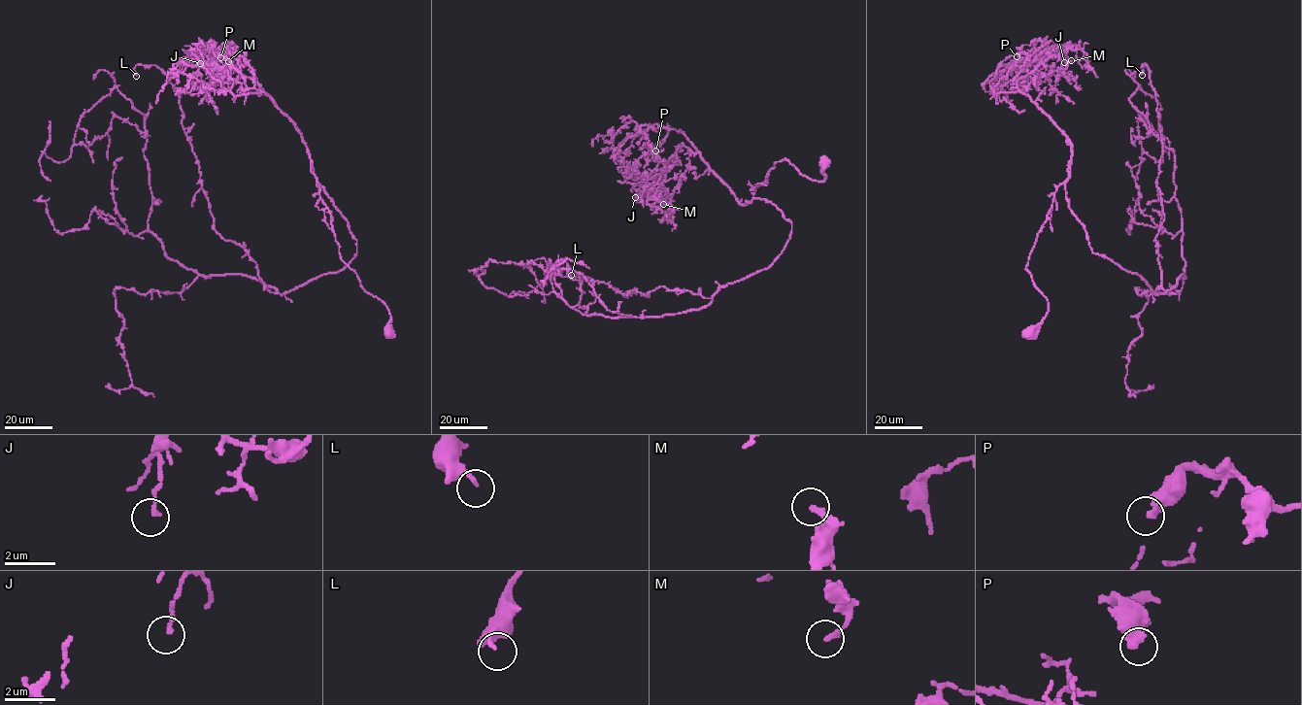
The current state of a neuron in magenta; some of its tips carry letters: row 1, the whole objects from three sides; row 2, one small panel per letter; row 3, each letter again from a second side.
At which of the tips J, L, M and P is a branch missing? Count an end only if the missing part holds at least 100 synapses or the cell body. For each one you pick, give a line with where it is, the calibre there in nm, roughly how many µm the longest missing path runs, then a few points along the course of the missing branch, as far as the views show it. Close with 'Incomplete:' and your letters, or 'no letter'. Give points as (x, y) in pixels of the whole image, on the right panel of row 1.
Incomplete: no letter

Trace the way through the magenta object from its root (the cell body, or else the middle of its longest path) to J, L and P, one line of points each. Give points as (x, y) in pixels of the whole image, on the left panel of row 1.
J: (388, 333), (388, 308), (341, 258), (301, 133), (267, 94), (248, 87), (229, 60), (205, 51), (200, 63)
L: (388, 333), (318, 184), (356, 253), (283, 293), (265, 286), (214, 228), (180, 94), (155, 65), (136, 76)
P: (388, 333), (388, 308), (361, 286), (341, 258), (301, 133), (267, 94), (248, 88), (220, 57)

